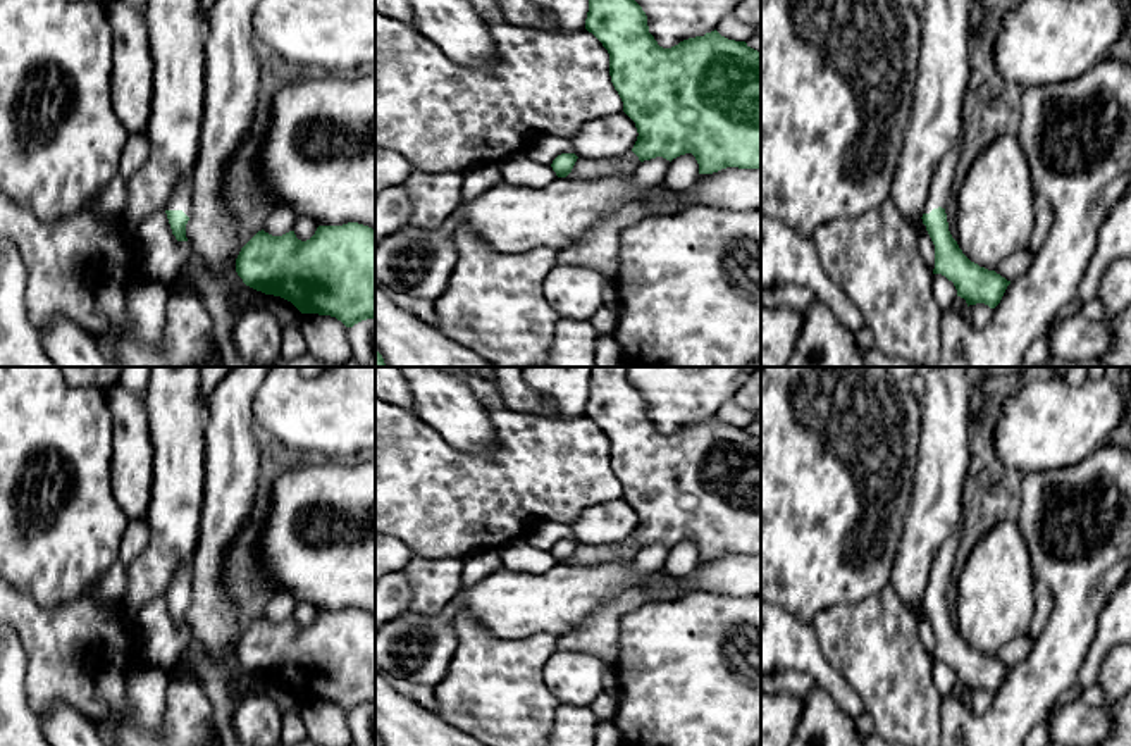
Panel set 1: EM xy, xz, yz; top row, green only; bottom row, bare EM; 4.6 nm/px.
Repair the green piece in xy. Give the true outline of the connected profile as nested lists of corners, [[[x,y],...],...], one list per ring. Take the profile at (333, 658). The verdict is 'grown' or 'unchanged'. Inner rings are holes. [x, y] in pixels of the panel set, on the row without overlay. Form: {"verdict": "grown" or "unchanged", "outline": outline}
{"verdict": "unchanged", "outline": [[[318,612],[306,627],[294,617],[272,622],[262,615],[241,634],[236,658],[246,672],[281,682],[301,699],[331,701],[346,713],[375,705],[375,615],[368,612]]]}

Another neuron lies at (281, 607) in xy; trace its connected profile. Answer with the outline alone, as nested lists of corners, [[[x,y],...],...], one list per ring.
[[[277,593],[275,596],[270,598],[270,601],[263,608],[262,615],[272,622],[282,622],[282,620],[293,617],[296,605],[298,605],[298,601],[296,601],[294,594]]]

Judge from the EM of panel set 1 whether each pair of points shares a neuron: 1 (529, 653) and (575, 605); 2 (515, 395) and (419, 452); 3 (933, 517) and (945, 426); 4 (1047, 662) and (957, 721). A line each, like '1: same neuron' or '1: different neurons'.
1: different neurons
2: different neurons
3: same neuron
4: same neuron

